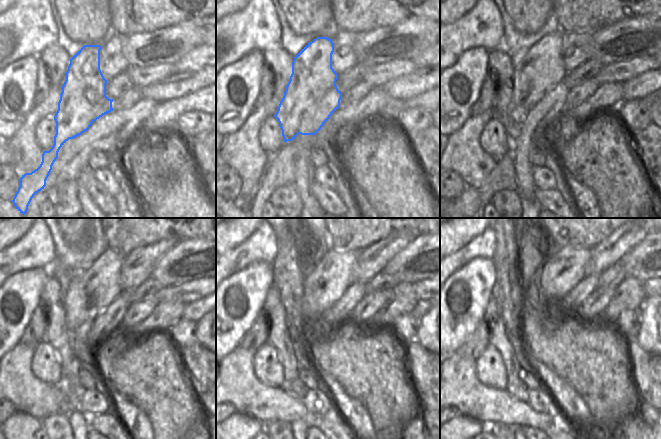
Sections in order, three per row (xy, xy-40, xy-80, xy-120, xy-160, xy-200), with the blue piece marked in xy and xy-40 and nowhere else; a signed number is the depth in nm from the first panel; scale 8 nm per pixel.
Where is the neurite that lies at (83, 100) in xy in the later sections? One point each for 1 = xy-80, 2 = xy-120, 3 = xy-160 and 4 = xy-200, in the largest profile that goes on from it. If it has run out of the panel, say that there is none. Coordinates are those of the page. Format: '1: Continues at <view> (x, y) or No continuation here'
1: Continues at xy-80 (538, 92)
2: Continues at xy-120 (95, 298)
3: Continues at xy-160 (329, 292)
4: Continues at xy-200 (564, 284)

